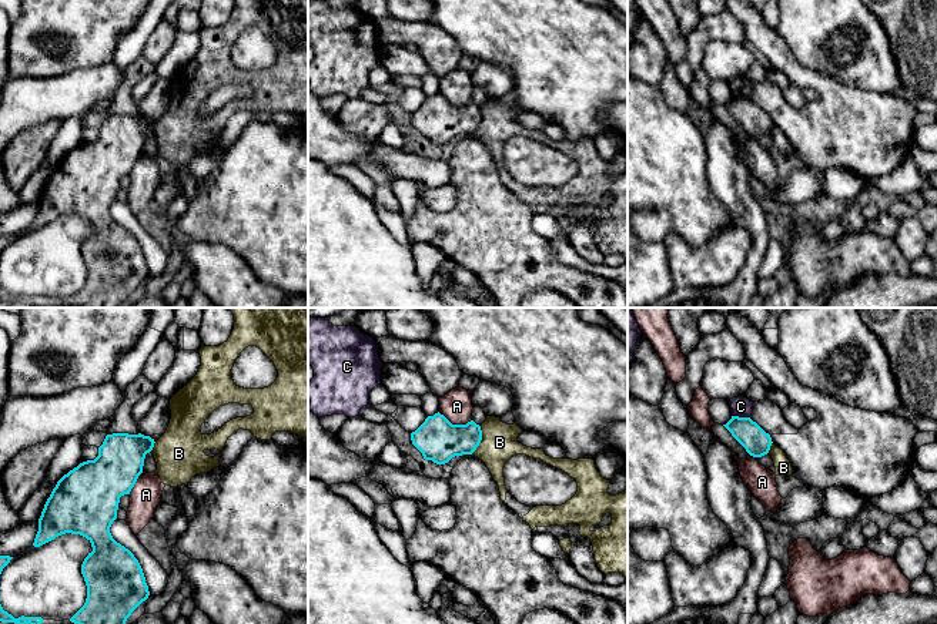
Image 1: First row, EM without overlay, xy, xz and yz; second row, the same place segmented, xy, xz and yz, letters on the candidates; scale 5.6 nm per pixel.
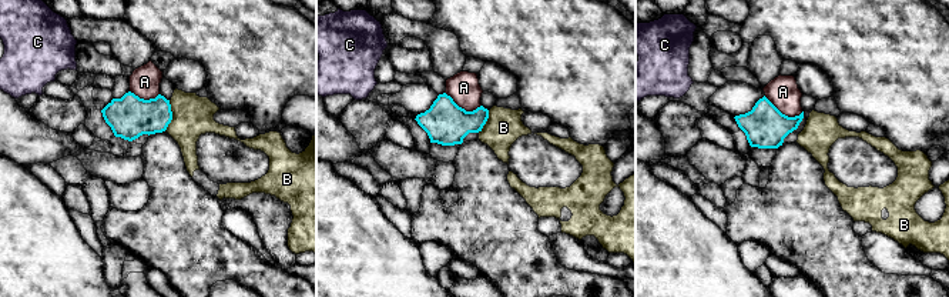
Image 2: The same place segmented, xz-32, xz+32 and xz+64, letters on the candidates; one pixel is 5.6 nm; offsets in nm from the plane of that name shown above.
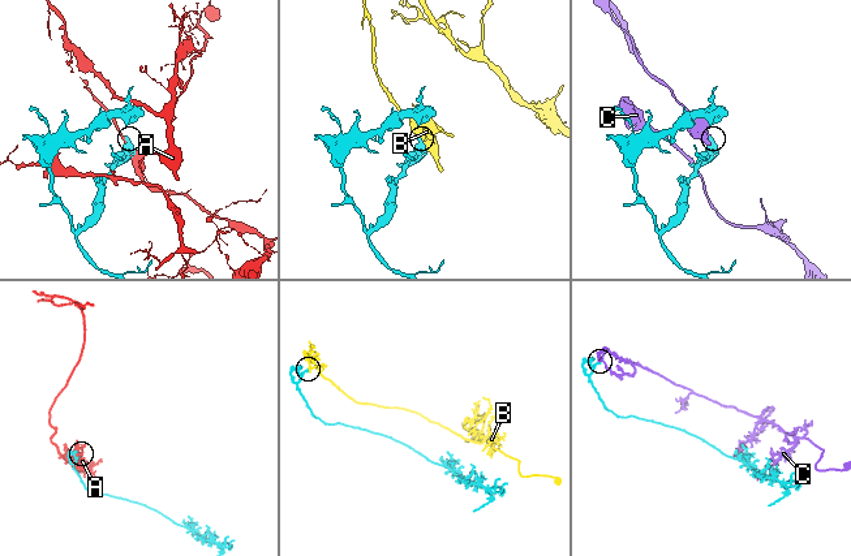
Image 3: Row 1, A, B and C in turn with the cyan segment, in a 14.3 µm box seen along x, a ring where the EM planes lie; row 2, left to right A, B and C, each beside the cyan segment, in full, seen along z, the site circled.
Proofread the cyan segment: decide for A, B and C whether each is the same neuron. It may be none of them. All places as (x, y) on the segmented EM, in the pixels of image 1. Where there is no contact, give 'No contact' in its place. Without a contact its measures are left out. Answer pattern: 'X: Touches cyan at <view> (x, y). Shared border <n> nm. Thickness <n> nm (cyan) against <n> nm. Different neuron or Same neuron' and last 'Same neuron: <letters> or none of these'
A: Touches cyan at xz (455, 425). Shared border 200 nm. Thickness 240 nm (cyan) against 180 nm. Different neuron
B: Touches cyan at xz (481, 439). Shared border 170 nm. Thickness 240 nm (cyan) against 200 nm. Different neuron
C: Touches cyan at yz (740, 418). Shared border 110 nm. Thickness 150 nm (cyan) against 120 nm. Different neuron
Same neuron: none of these

